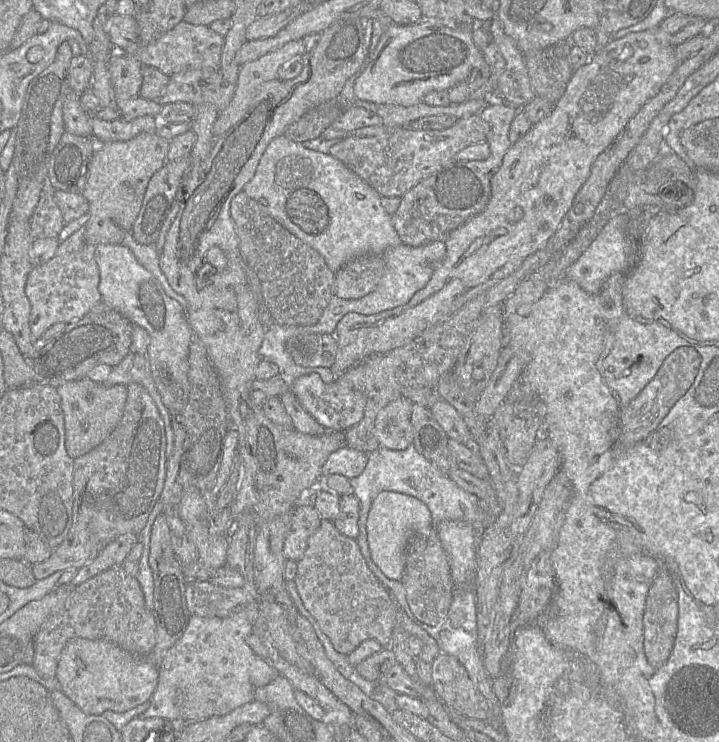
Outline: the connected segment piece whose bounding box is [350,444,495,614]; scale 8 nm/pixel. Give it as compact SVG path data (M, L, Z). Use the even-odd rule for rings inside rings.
M411 444L403 450L390 450L379 447L368 454L367 464L362 473L350 479L353 495L360 501L358 546L370 571L379 584L387 591L391 600L397 604L401 614L409 614L410 608L406 599L406 590L399 580L390 580L373 562L367 539L367 519L372 503L383 491L393 491L413 496L424 503L430 511L432 527L443 521L458 520L470 524L477 537L491 524L495 517L487 515L478 498L459 488L447 475L439 471Z

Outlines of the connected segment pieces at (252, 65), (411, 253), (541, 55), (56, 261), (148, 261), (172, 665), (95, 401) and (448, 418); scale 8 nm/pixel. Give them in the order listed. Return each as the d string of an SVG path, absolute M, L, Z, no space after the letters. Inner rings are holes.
M293 40L257 60L240 66L236 91L230 104L219 111L213 126L215 138L235 125L249 108L257 88L264 82L279 79L278 70L286 62L301 57L303 42Z
M434 241L417 247L402 243L386 249L382 255L386 262L385 270L373 291L358 299L343 299L333 296L318 322L309 326L299 326L299 332L334 334L338 322L348 313L373 315L406 304L417 291L429 282L436 267L445 258L446 245L444 241Z
M569 39L523 54L533 92L553 105L563 96L574 72L568 59L571 46Z
M84 226L59 243L52 259L32 268L25 293L31 304L29 324L31 337L36 345L41 343L42 335L54 324L78 321L102 302L99 292L99 268L94 256L95 247L85 241Z
M132 232L125 236L122 245L131 250L137 261L159 281L166 295L176 300L186 314L186 299L172 289L160 268L158 246L155 244L144 245L138 243L134 239Z
M259 598L242 606L226 618L190 615L183 636L171 647L158 667L158 683L148 709L135 719L163 718L177 723L201 721L225 715L254 701L254 692L280 675L265 659L257 656L247 644L253 624L259 614Z
M88 378L66 382L56 388L64 414L65 449L75 459L104 441L120 422L126 400L124 385L106 386Z
M439 399L429 410L449 438L456 440L480 456L478 444L454 407L445 400Z

